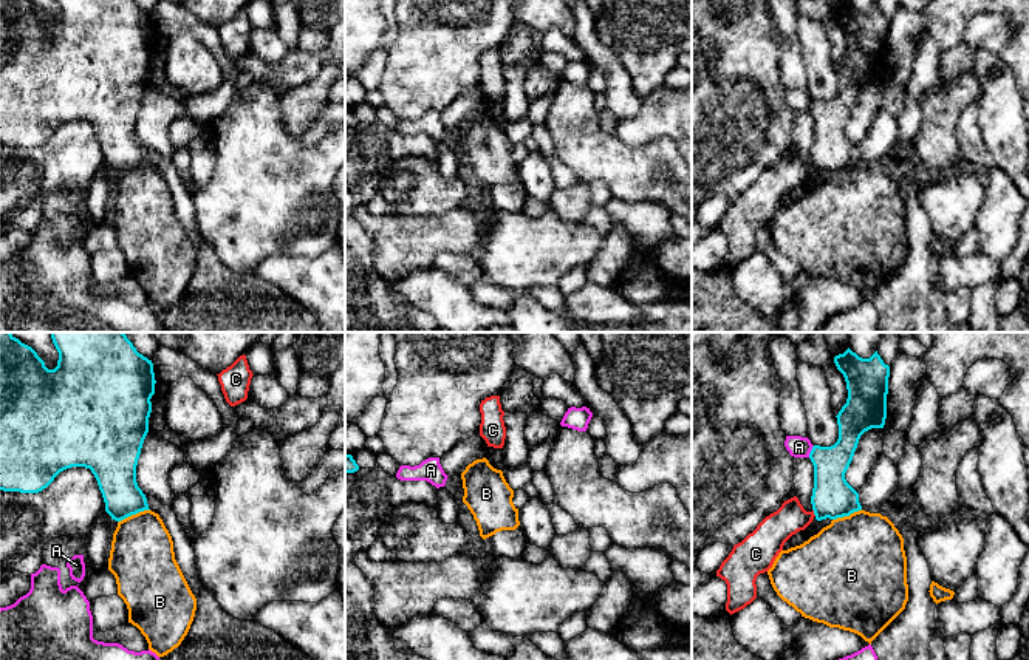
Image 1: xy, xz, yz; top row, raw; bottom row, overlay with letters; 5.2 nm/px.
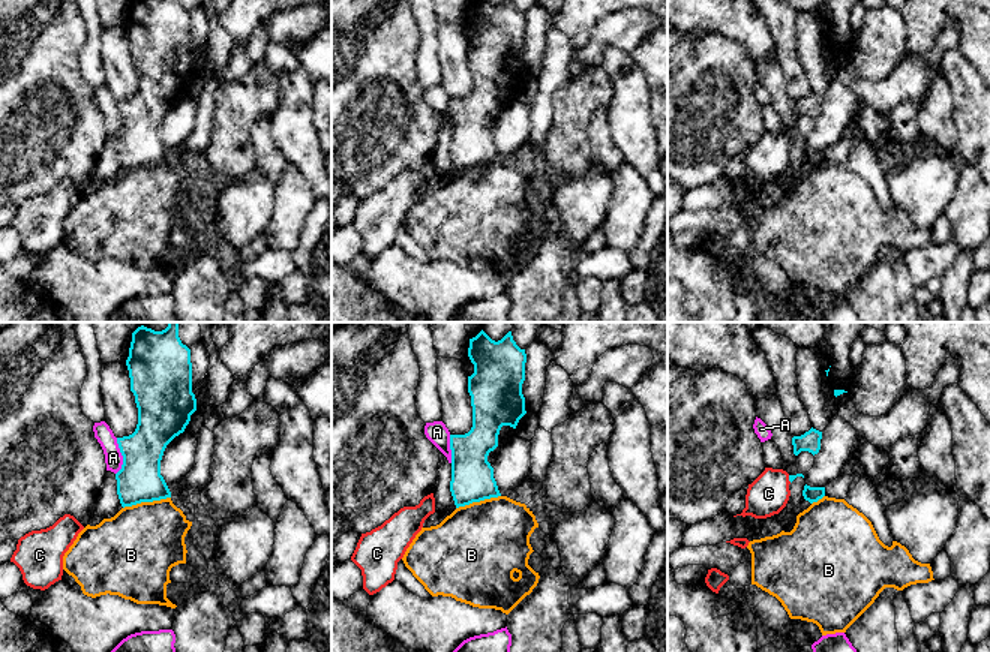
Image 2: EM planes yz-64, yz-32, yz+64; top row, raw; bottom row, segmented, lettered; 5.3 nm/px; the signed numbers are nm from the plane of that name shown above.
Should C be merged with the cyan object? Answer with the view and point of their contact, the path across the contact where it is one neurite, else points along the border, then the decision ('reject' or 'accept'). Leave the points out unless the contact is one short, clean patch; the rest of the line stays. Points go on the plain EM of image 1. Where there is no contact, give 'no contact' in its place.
yz (814, 166) | along yz (813, 163), (816, 169) | reject

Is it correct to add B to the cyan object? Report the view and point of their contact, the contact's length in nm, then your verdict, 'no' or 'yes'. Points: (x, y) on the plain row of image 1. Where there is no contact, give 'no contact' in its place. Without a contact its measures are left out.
xy (133, 167) | 180 nm | no

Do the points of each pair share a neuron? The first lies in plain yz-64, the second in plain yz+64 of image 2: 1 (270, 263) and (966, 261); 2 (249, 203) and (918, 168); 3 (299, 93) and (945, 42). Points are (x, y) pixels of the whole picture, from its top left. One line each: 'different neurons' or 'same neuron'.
1: different neurons
2: same neuron
3: different neurons

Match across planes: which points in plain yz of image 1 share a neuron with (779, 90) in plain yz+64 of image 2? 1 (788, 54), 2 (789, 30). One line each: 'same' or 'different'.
1: same
2: same

